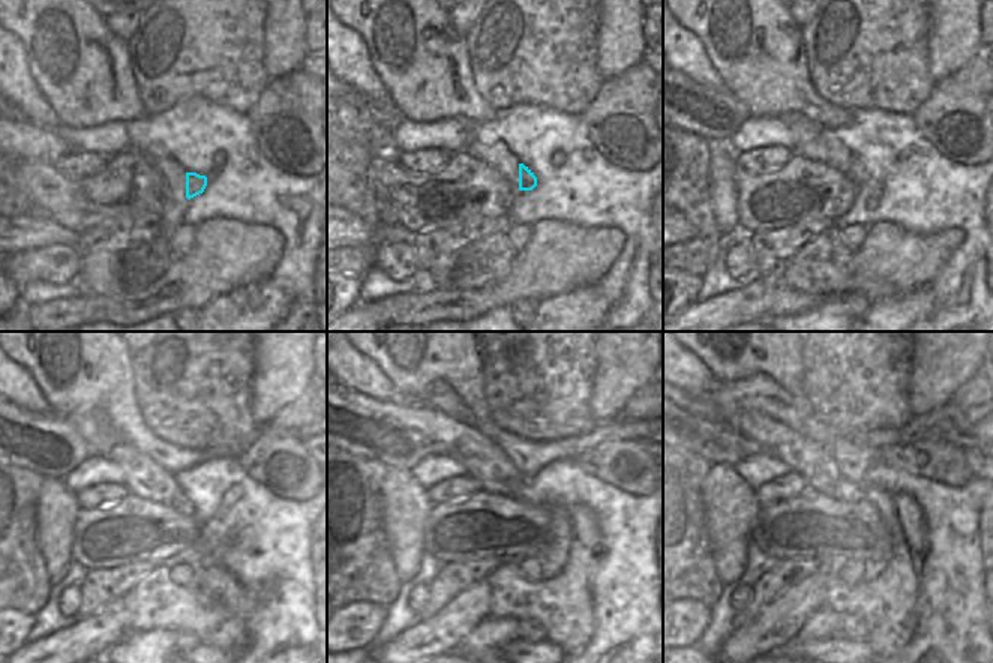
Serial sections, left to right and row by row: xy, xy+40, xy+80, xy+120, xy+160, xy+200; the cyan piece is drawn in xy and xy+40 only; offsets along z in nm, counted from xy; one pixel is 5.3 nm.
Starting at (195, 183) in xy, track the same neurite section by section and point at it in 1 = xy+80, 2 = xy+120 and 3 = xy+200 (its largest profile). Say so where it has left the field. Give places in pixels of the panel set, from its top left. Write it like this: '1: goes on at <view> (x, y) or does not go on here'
1: goes on at xy+80 (857, 171)
2: goes on at xy+120 (180, 501)
3: goes on at xy+200 (846, 491)

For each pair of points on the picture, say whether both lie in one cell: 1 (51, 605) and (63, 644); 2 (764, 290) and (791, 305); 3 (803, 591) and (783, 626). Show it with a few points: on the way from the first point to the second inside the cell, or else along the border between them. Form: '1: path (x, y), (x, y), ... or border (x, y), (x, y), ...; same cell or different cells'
1: border (81, 617), (66, 627), (27, 642); different cells
2: border (786, 287), (777, 291), (767, 315); different cells
3: path (801, 600), (785, 617); same cell

